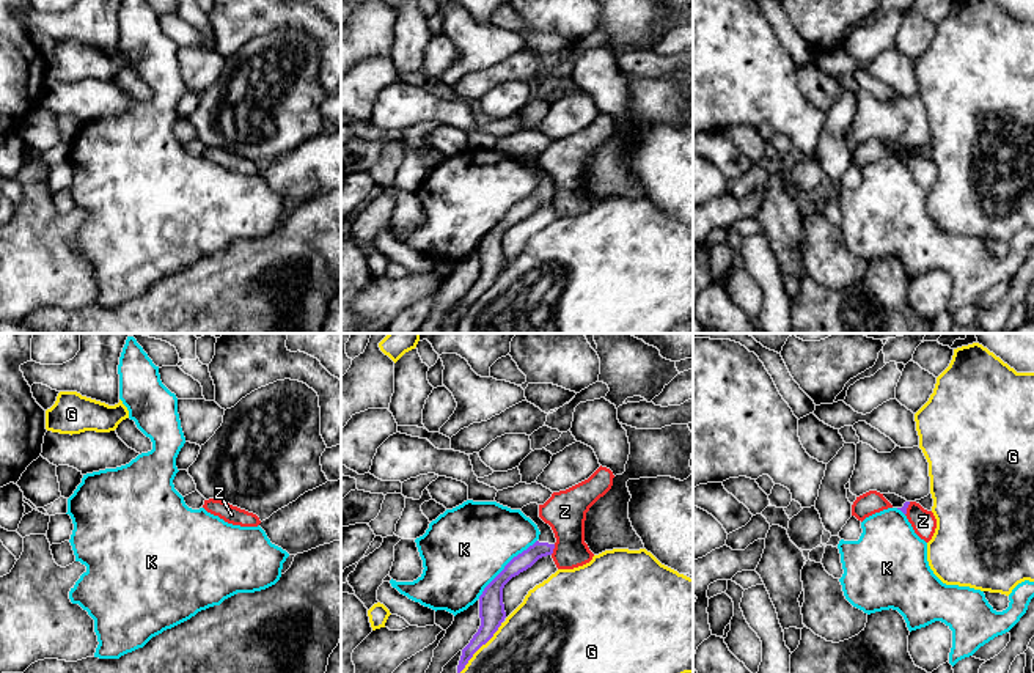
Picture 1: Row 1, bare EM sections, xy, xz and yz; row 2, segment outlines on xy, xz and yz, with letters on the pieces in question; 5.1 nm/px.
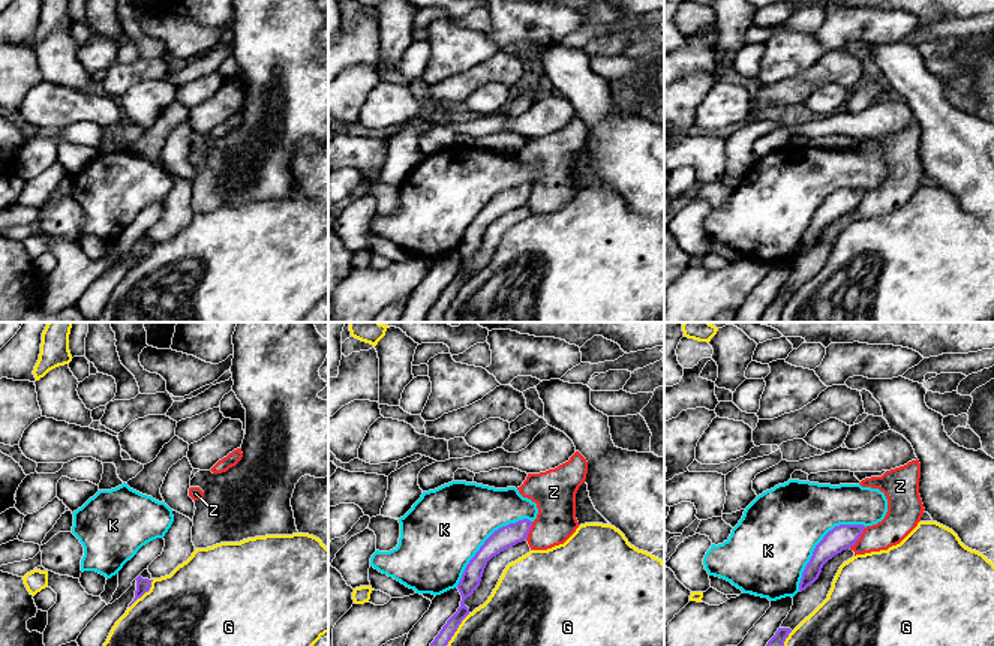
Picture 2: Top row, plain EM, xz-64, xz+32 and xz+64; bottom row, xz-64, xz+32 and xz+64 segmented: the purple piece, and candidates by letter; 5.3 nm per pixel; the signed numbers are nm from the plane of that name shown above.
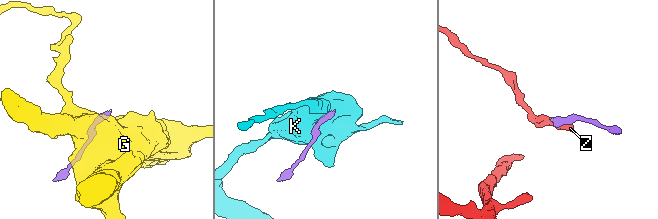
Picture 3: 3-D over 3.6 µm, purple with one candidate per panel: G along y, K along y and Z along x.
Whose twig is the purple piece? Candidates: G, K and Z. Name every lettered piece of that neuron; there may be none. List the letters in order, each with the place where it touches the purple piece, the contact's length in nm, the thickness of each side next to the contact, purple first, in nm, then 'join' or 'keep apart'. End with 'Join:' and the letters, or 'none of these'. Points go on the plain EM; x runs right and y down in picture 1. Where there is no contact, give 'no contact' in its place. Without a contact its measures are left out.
G: meets purple in xz at (476, 297); contact 400 nm long; 130 nm thick on the purple side, 500 nm on the other; keep apart
K: meets purple in xz at (505, 214); contact 420 nm long; 130 nm thick on the purple side, 420 nm on the other; keep apart
Z: meets purple in xz at (553, 195); contact 60 nm long; 90 nm thick on the purple side, 220 nm on the other; keep apart
Join: none of these

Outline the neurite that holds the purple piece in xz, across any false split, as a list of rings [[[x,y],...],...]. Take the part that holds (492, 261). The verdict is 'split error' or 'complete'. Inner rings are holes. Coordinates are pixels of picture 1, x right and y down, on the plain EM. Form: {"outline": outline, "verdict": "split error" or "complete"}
{"outline": [[[530,151],[530,153],[523,154],[520,159],[537,173],[537,176],[541,179],[539,187],[533,193],[530,193],[526,198],[523,198],[522,201],[514,204],[504,214],[504,217],[484,236],[482,242],[479,244],[481,274],[479,274],[478,280],[473,283],[473,286],[470,288],[470,291],[462,297],[462,303],[460,303],[460,308],[459,308],[459,313],[457,313],[456,330],[457,330],[459,321],[465,316],[465,313],[473,305],[473,302],[493,285],[493,281],[498,278],[498,275],[504,269],[504,266],[506,266],[504,252],[503,252],[503,236],[504,236],[504,233],[512,225],[515,225],[520,220],[531,215],[539,206],[553,201],[556,186],[555,186],[555,181],[553,181],[552,175],[539,165],[539,153],[537,151]]], "verdict": "split error"}

